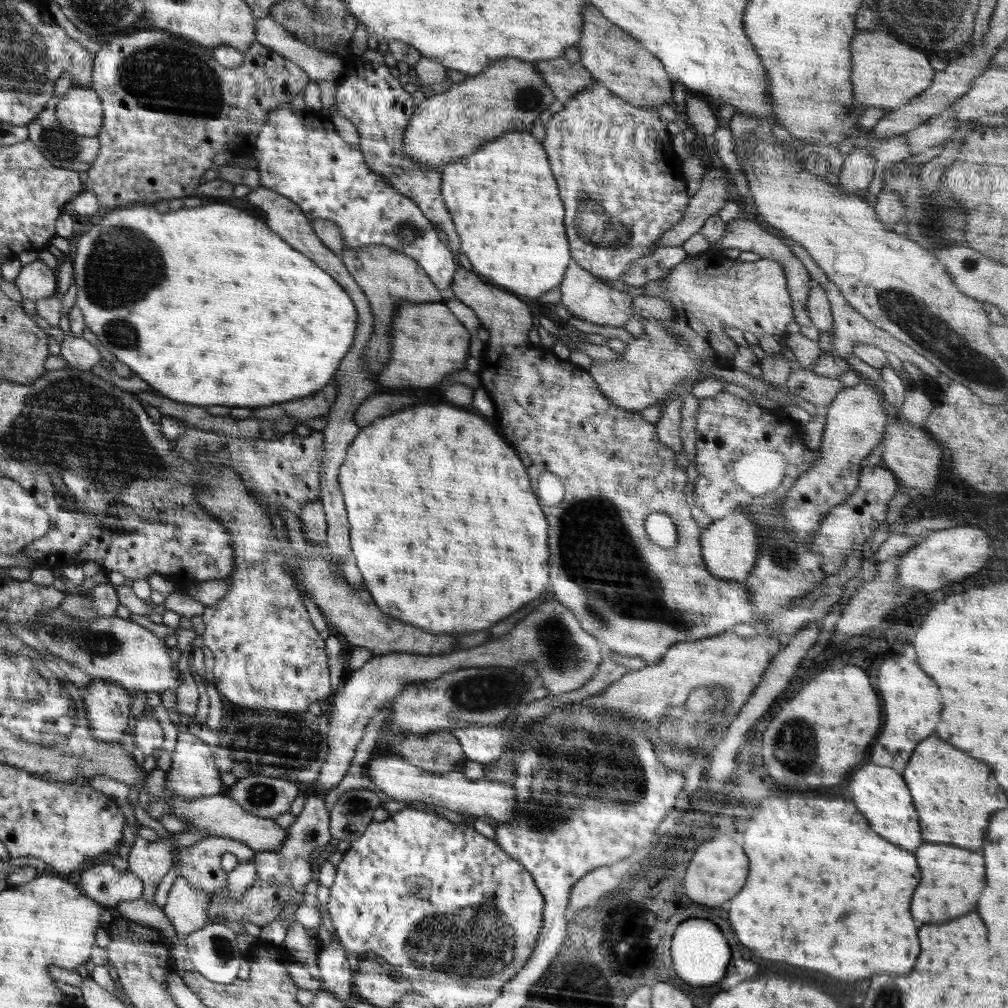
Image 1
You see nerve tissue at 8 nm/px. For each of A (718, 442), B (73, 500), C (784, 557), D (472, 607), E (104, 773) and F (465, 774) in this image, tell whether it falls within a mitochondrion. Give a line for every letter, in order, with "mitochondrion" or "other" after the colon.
A: other
B: mitochondrion
C: mitochondrion
D: other
E: other
F: other

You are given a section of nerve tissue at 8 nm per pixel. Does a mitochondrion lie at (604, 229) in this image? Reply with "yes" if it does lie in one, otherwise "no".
yes

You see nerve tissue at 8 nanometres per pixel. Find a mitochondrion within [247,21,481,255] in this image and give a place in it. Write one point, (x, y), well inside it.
(407, 232)

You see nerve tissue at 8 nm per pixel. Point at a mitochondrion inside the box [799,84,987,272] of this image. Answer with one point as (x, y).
(935, 223)

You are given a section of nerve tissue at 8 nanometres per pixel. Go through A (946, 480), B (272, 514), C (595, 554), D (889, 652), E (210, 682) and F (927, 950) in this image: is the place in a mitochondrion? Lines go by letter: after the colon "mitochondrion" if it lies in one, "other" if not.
A: other
B: other
C: mitochondrion
D: other
E: other
F: other

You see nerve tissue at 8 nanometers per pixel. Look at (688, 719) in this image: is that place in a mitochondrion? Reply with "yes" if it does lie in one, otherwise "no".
yes

